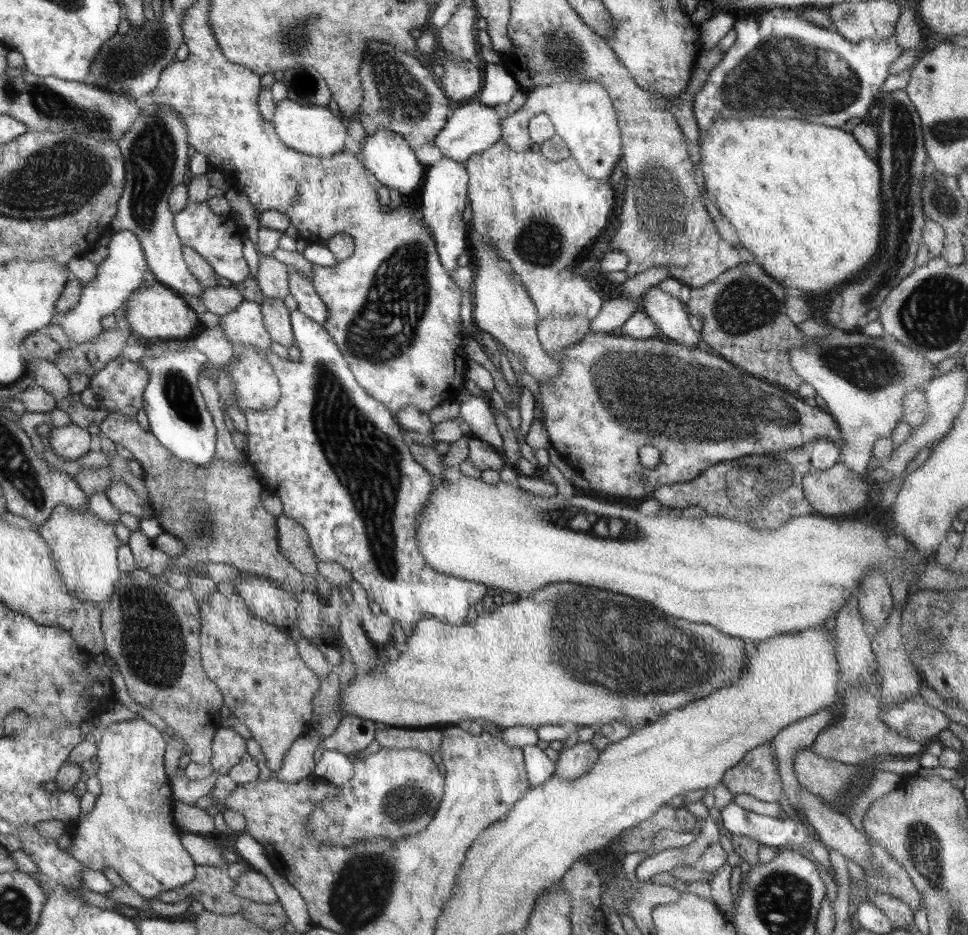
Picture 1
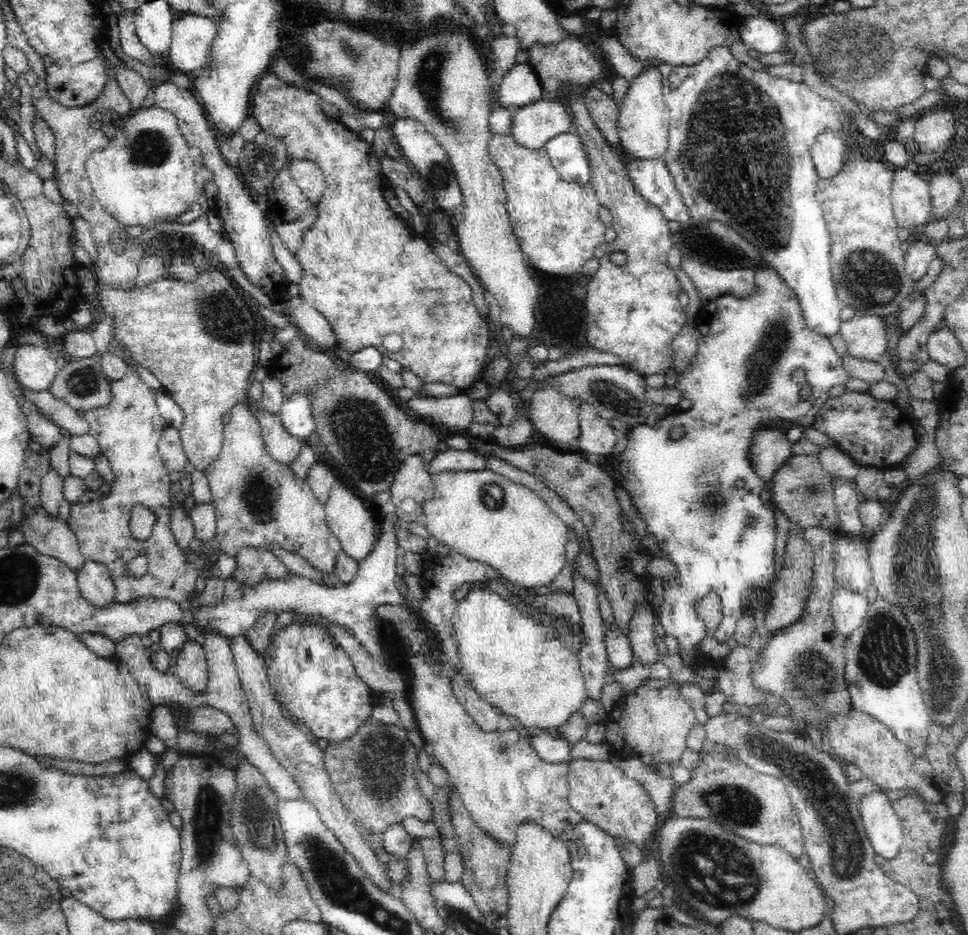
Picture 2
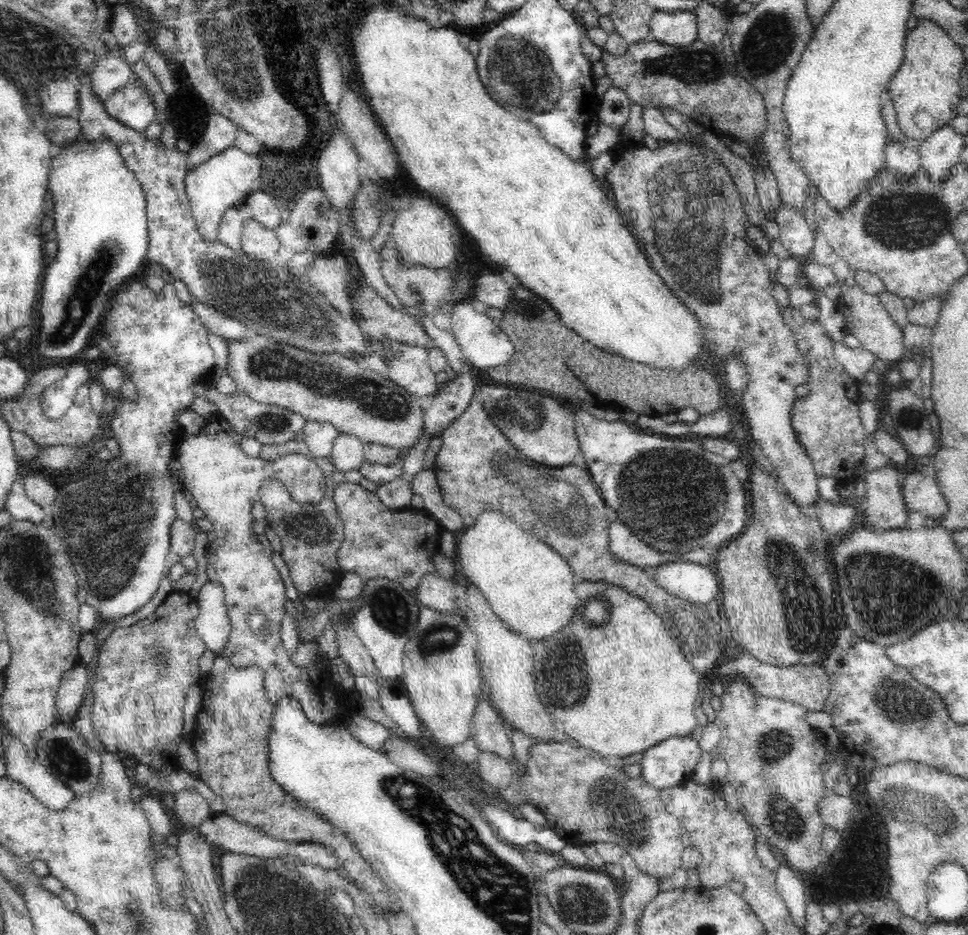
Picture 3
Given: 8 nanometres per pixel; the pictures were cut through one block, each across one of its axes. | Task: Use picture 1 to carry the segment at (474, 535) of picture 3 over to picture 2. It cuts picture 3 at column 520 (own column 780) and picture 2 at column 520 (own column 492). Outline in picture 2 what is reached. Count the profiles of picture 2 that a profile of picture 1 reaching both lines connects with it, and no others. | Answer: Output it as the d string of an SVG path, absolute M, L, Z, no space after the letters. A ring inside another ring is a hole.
M492 470L440 472L438 476L434 476L434 482L436 482L436 496L430 502L424 502L422 510L424 510L424 524L430 536L440 540L440 544L446 544L452 552L462 554L466 560L474 560L478 564L490 566L512 588L548 586L564 570L568 526L530 488L524 488Z

